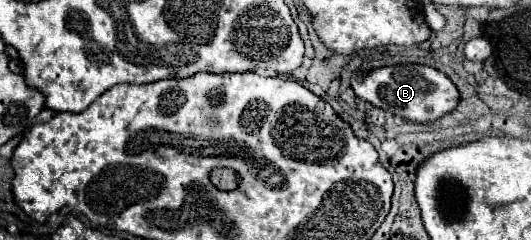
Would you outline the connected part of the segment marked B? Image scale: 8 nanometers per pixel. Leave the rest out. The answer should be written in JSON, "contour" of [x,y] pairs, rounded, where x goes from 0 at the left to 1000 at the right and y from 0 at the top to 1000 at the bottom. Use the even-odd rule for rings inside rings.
{"contour":[[[738,271],[701,288],[697,304],[667,304],[659,354],[670,404],[780,513],[821,504],[825,488],[847,471],[866,421],[855,346],[832,296],[806,271]]]}

